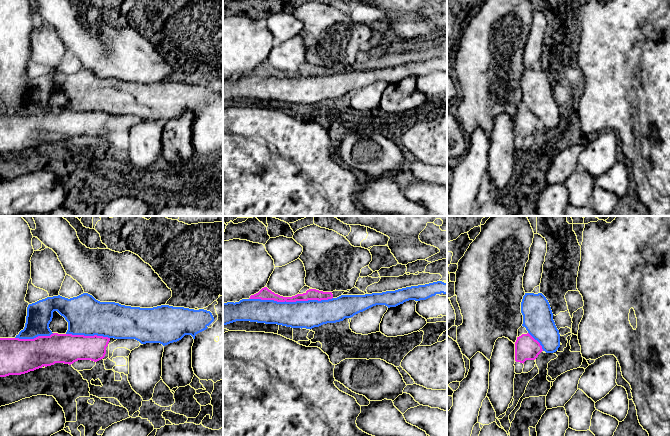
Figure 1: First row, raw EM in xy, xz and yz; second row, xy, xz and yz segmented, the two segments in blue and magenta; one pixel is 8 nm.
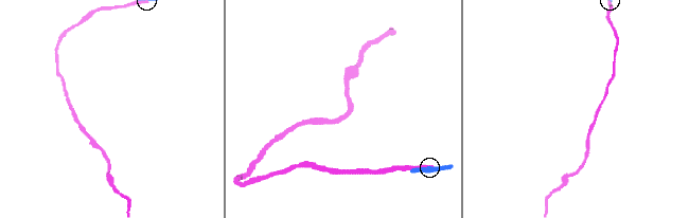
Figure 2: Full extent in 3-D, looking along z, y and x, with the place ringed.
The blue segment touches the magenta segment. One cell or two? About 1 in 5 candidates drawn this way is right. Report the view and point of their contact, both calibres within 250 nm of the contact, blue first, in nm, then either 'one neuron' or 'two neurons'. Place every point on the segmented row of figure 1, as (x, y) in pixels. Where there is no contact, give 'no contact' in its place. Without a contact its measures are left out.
meets blue in xz at (290, 302); 220 nm thick on the blue side, 100 nm on the other; two neurons

